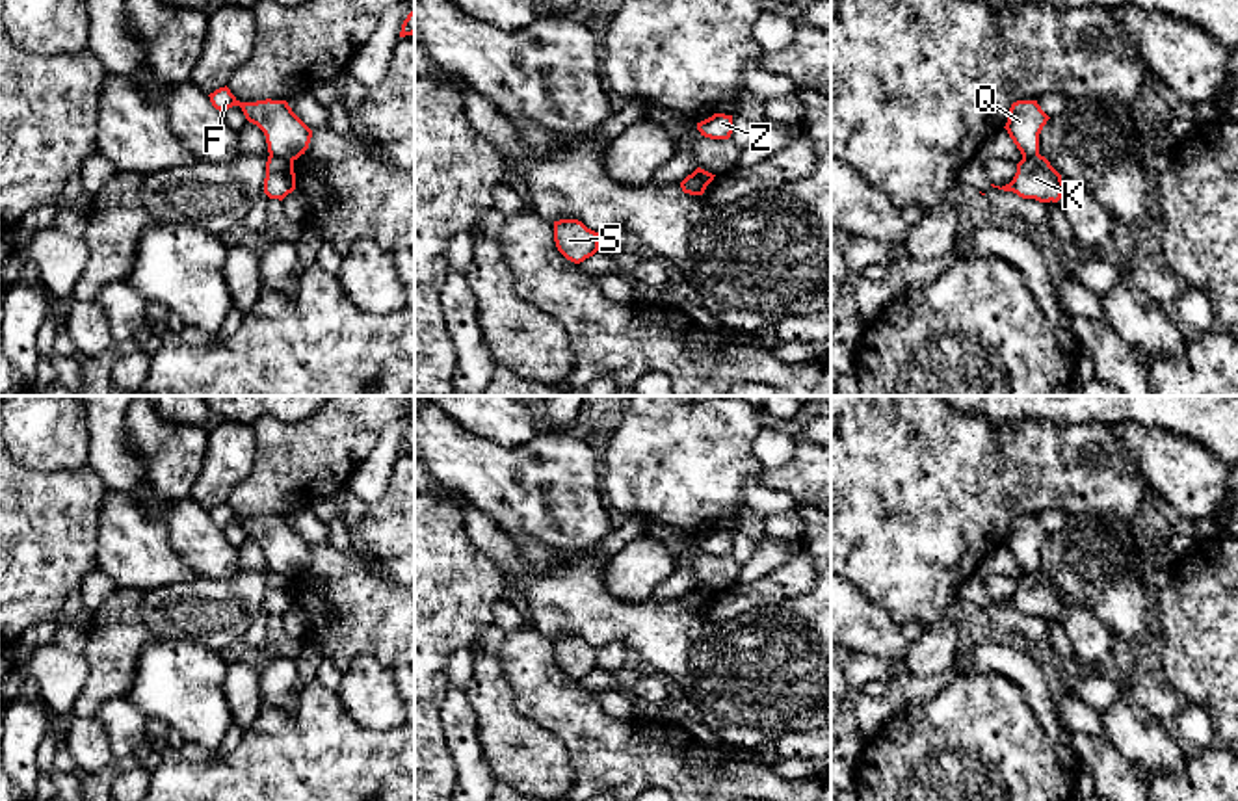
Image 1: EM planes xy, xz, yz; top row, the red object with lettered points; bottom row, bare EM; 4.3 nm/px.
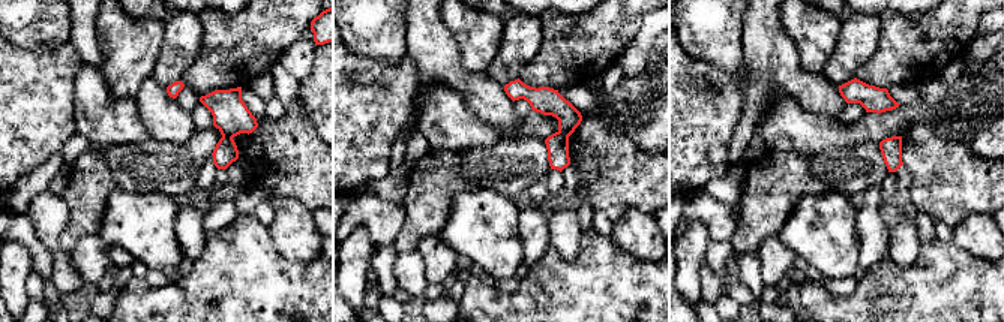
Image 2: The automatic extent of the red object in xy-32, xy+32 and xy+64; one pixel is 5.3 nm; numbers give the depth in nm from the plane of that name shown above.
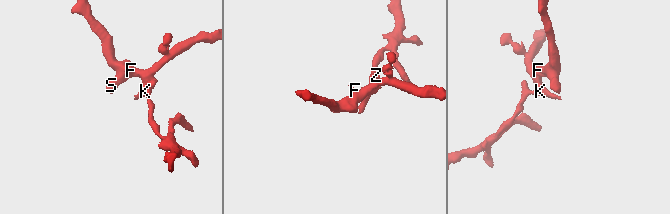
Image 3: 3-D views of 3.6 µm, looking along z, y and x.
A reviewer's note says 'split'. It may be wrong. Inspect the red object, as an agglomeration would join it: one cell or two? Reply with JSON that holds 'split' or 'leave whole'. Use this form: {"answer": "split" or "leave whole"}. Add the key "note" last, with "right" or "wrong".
{"answer": "split", "note": "right"}

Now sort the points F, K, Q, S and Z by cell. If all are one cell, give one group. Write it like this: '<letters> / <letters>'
F Q S / K Z

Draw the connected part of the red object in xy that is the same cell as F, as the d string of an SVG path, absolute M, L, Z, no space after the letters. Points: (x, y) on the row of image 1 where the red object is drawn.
M227 85L208 97L219 112L240 106L245 119L264 132L270 154L294 162L309 149L312 130L292 112L286 100L240 102Z

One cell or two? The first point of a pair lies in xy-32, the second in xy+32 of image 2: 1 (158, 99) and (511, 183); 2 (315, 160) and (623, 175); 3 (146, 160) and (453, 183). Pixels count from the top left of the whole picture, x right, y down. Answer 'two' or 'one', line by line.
1: two
2: one
3: two

